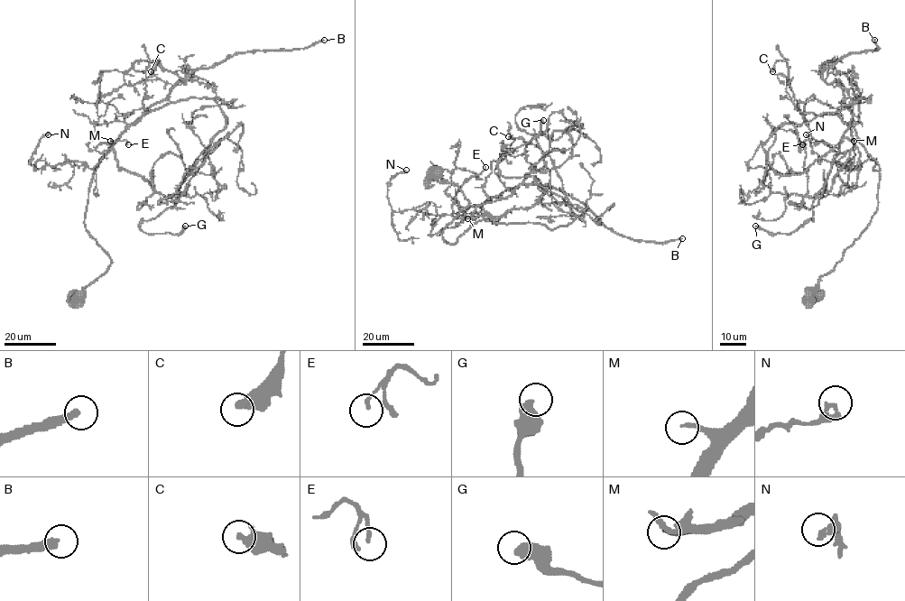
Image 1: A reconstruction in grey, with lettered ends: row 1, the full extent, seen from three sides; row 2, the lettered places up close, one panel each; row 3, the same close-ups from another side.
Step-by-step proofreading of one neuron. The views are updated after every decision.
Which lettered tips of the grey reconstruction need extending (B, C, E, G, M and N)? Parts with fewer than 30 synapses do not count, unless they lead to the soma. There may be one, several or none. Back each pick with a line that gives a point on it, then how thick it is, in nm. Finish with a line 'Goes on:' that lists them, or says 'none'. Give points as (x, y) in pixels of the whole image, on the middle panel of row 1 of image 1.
B: at (682, 238); 320 nm thick
M: at (467, 218); 150 nm thick
N: at (406, 170); 200 nm thick
Goes on: B, M, N

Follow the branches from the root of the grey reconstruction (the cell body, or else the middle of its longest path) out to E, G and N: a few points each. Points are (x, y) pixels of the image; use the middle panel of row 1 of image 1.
E: (434, 174), (468, 201), (442, 232), (454, 244), (492, 216), (468, 217), (454, 198), (485, 167)
G: (434, 174), (468, 201), (442, 232), (454, 244), (492, 216), (477, 207), (534, 182), (498, 161), (543, 120)
N: (434, 174), (468, 201), (442, 232), (454, 244), (492, 216), (393, 212), (388, 186), (406, 170)

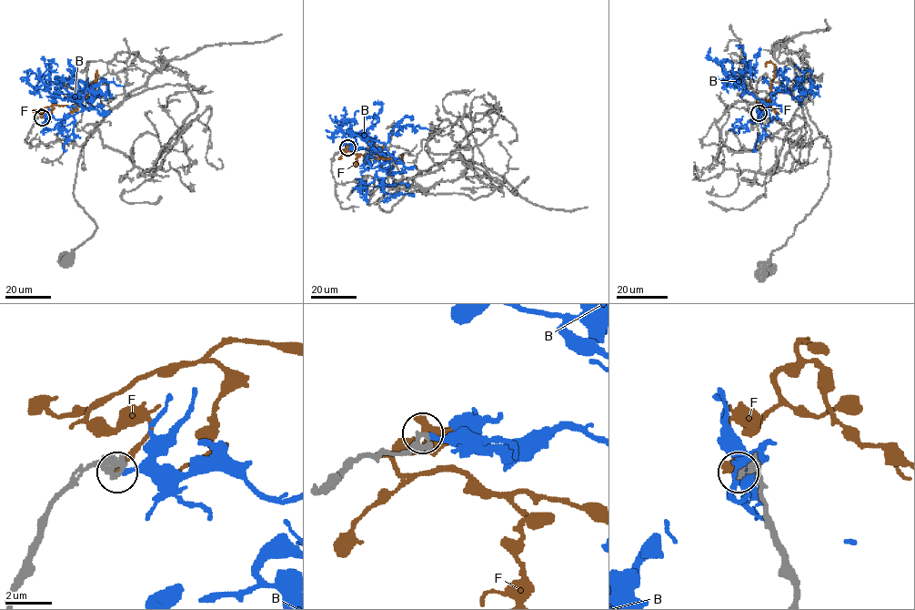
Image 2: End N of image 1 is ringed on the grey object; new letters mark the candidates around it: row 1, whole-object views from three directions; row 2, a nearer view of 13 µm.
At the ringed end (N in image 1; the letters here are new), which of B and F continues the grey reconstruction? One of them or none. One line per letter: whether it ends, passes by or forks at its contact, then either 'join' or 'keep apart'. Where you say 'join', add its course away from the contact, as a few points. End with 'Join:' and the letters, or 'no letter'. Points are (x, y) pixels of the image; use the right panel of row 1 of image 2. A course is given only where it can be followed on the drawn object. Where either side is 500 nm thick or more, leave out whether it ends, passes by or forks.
B: it ends | keep apart
F: it ends | join | via (758, 113), (765, 98), (770, 101), (775, 76), (775, 66), (769, 62), (765, 66)
Join: F

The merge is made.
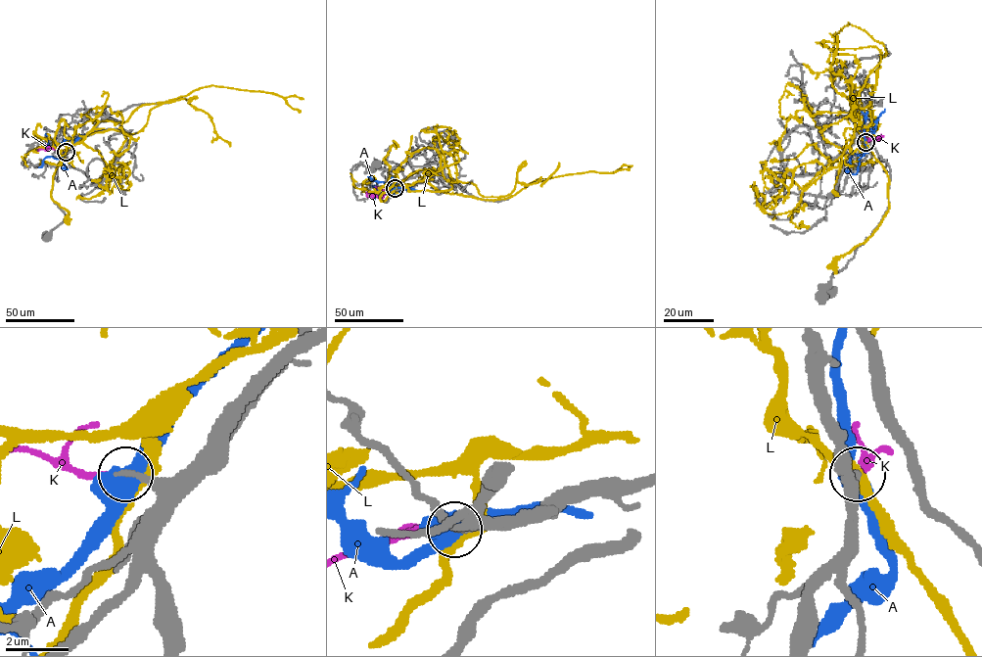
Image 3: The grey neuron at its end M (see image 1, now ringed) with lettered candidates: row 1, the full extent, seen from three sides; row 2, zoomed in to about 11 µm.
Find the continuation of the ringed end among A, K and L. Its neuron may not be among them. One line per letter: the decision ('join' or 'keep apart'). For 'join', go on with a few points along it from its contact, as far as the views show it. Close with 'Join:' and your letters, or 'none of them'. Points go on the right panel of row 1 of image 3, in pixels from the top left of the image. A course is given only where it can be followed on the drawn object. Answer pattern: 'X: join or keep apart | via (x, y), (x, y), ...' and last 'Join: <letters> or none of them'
A: keep apart
K: join | via (865, 142), (883, 135), (873, 139), (881, 139)
L: keep apart
Join: K

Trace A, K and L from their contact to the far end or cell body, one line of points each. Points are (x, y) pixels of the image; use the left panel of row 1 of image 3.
A: (66, 152), (75, 138), (49, 145), (46, 133)
K: (66, 152), (50, 148), (39, 150)
L: (67, 152), (96, 132), (137, 133), (154, 108), (196, 96), (188, 103), (210, 116), (215, 132), (230, 146)

